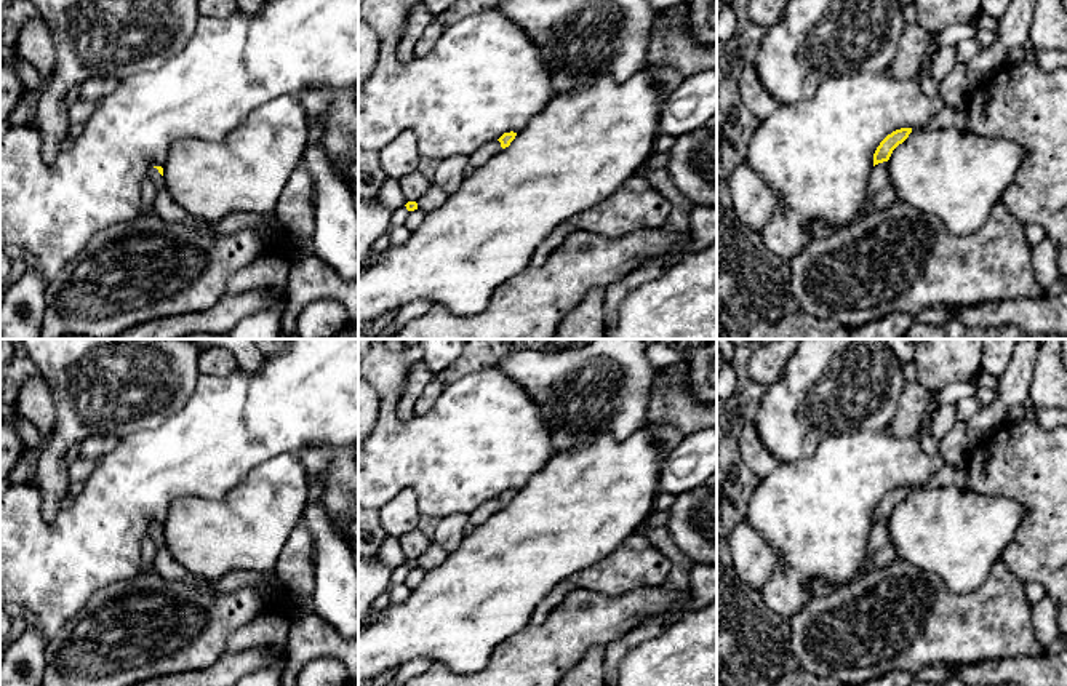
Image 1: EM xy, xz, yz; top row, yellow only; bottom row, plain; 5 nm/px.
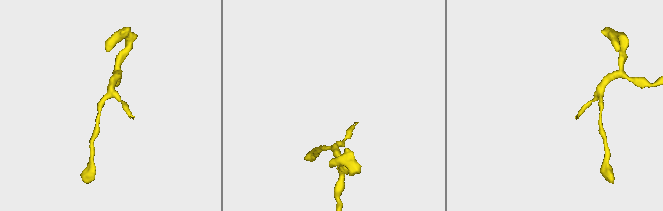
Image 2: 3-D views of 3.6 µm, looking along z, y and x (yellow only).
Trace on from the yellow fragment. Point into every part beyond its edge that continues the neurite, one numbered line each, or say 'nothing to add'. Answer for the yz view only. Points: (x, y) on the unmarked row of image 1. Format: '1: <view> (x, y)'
nothing to add

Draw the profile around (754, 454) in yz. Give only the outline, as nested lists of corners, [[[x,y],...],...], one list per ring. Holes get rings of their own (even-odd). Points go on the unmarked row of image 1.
[[[749,421],[739,435],[739,453],[744,465],[758,480],[766,478],[781,464],[761,443],[755,424]]]

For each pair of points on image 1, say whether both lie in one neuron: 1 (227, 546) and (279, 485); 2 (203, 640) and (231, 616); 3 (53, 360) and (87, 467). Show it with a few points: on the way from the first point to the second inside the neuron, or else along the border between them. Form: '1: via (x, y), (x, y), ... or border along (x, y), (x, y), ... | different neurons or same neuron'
1: via (242, 531), (271, 499) | same neuron
2: via (210, 634), (224, 619) | same neuron
3: border along (66, 464), (69, 485) | different neurons

